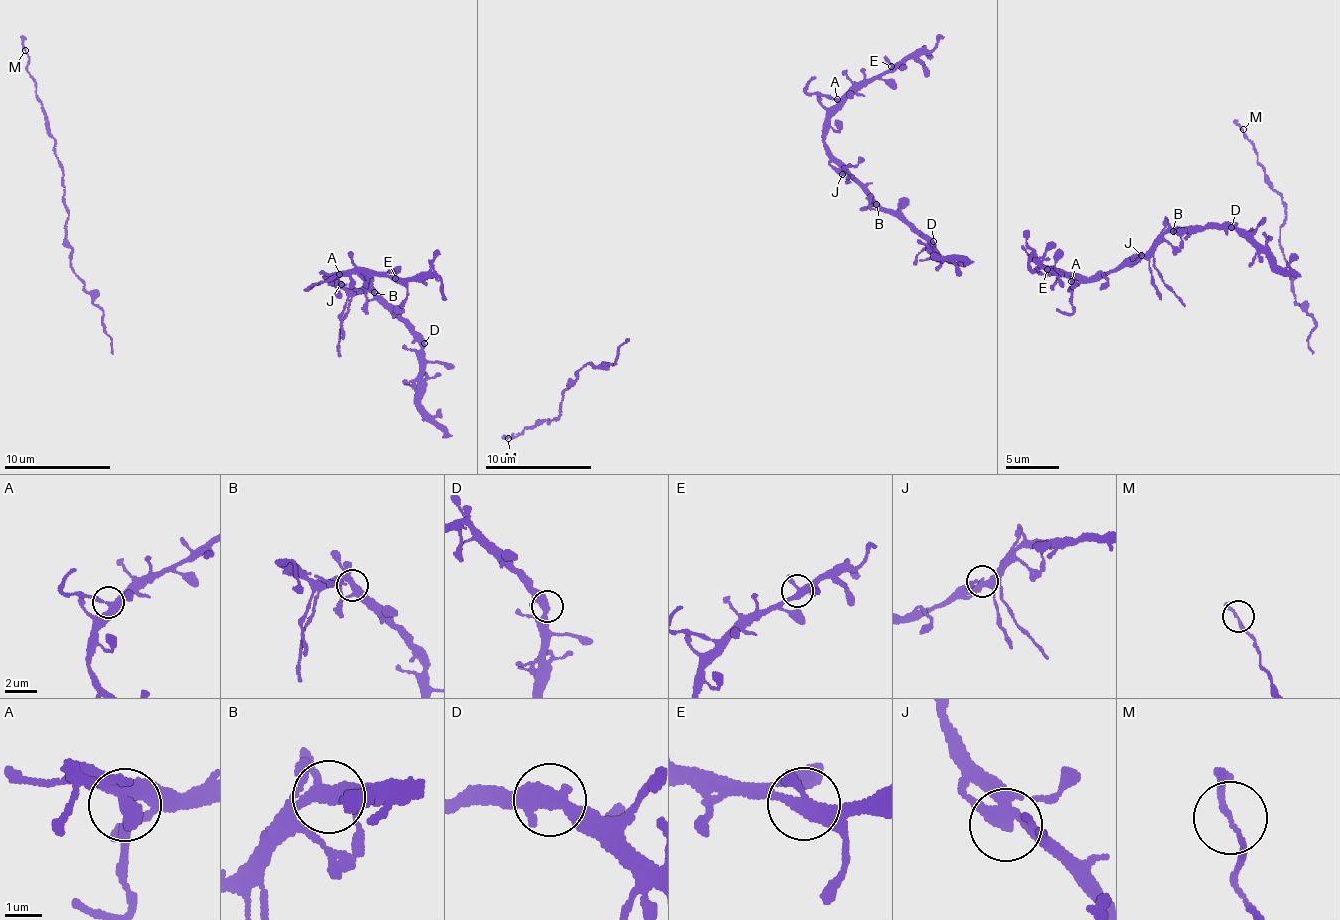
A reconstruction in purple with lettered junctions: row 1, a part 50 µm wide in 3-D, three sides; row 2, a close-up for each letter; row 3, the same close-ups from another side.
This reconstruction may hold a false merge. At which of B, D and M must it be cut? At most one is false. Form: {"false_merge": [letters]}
{"false_merge": []}

